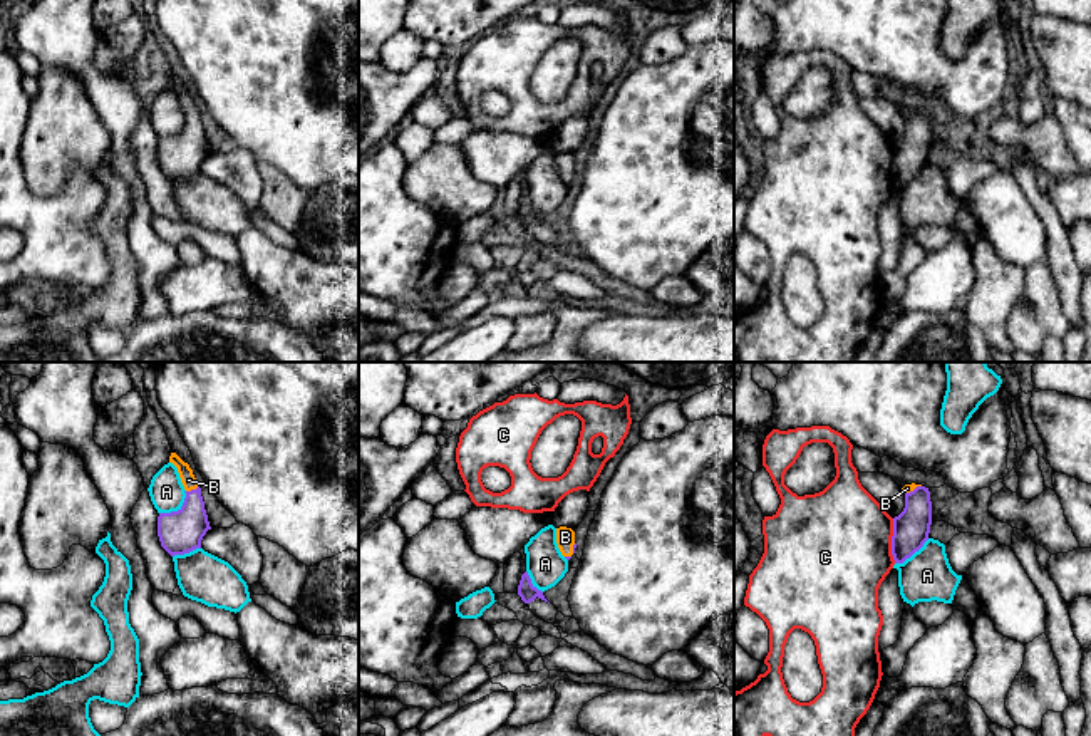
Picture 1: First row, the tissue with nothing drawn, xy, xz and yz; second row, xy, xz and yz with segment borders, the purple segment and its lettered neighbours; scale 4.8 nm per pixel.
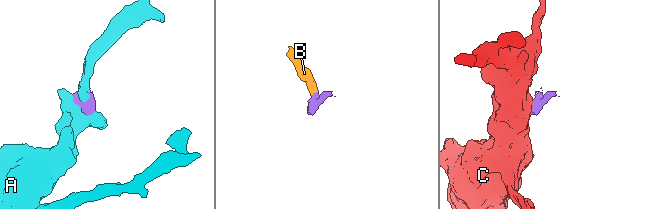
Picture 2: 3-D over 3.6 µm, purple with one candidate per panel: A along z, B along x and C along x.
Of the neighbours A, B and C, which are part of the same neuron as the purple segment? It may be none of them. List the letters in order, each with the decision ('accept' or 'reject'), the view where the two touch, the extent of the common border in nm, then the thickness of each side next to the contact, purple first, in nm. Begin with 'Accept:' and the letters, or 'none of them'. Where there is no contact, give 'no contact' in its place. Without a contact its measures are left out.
Accept: B
A: reject; meets purple in xy; contact 170 nm long; 220 nm thick on the purple side, 170 nm on the other
B: accept; meets purple in xy; contact 70 nm long; 220 nm thick on the purple side, 70 nm on the other
C: reject; meets purple in yz; contact 220 nm long; 180 nm thick on the purple side, 500 nm on the other

